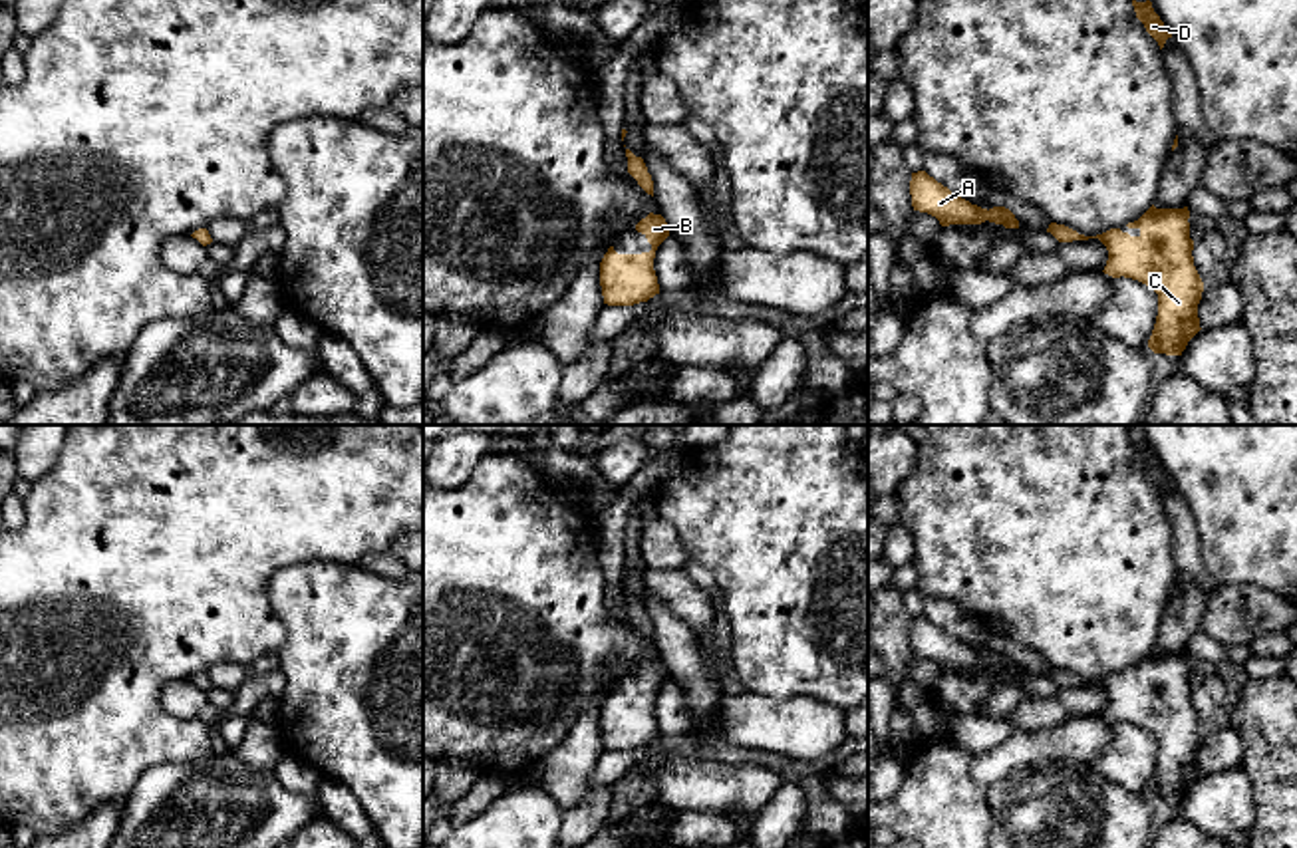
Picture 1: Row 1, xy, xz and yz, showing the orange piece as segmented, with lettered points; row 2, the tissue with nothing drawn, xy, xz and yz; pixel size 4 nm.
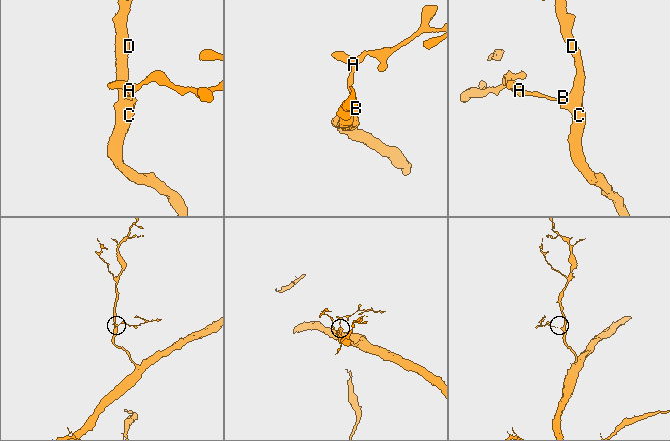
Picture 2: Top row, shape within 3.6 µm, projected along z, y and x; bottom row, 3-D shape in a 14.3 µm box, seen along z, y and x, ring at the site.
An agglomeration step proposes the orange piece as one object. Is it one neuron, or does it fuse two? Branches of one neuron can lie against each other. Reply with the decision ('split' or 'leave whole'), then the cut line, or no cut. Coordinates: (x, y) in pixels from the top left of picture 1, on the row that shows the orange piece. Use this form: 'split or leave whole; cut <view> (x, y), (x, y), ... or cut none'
leave whole; cut none

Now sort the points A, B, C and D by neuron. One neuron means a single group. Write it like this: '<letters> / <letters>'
A B C D

